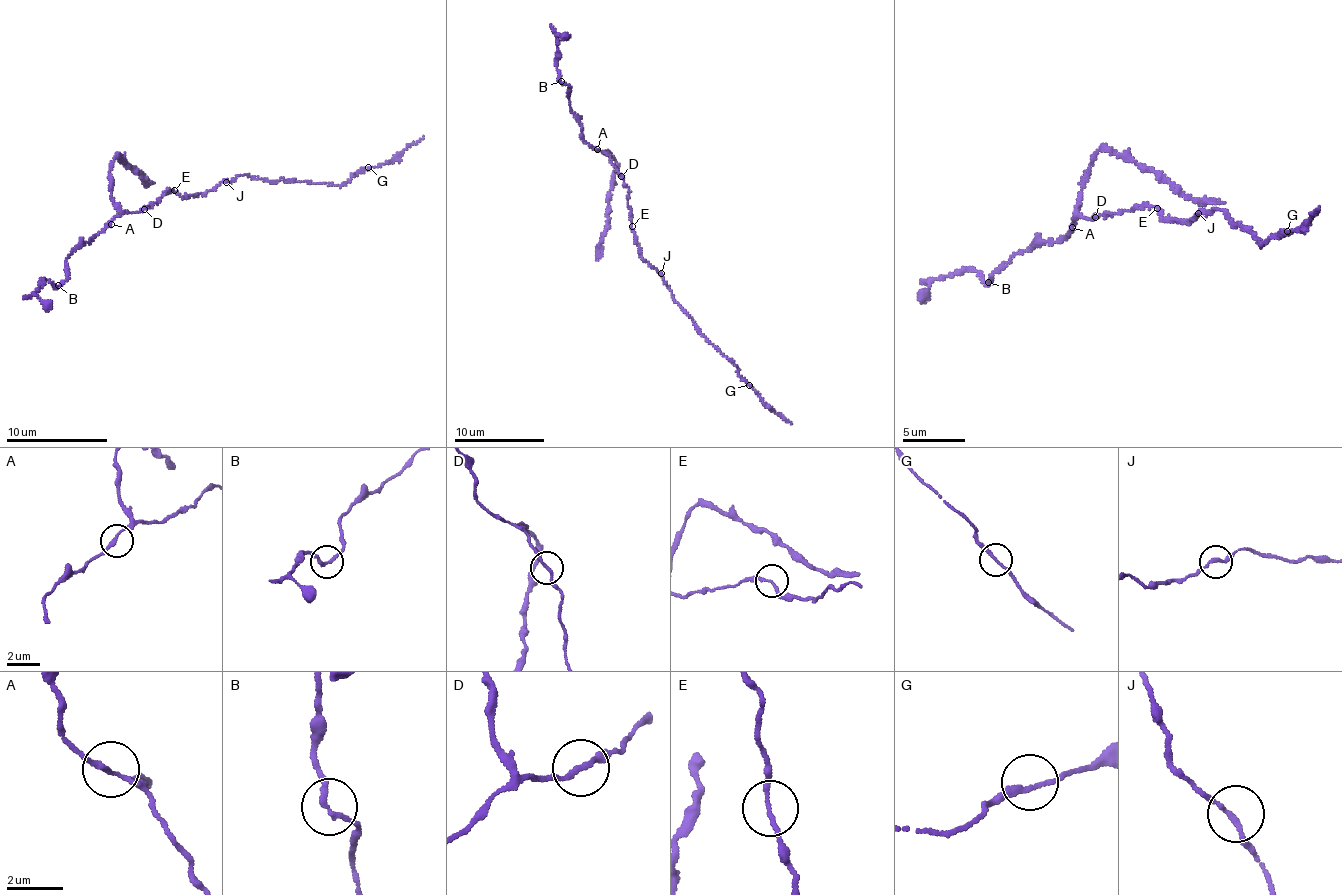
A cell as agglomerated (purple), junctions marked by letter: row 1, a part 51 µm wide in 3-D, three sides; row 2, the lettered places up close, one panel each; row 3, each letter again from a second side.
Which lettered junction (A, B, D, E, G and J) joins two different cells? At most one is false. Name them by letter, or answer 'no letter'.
no letter

